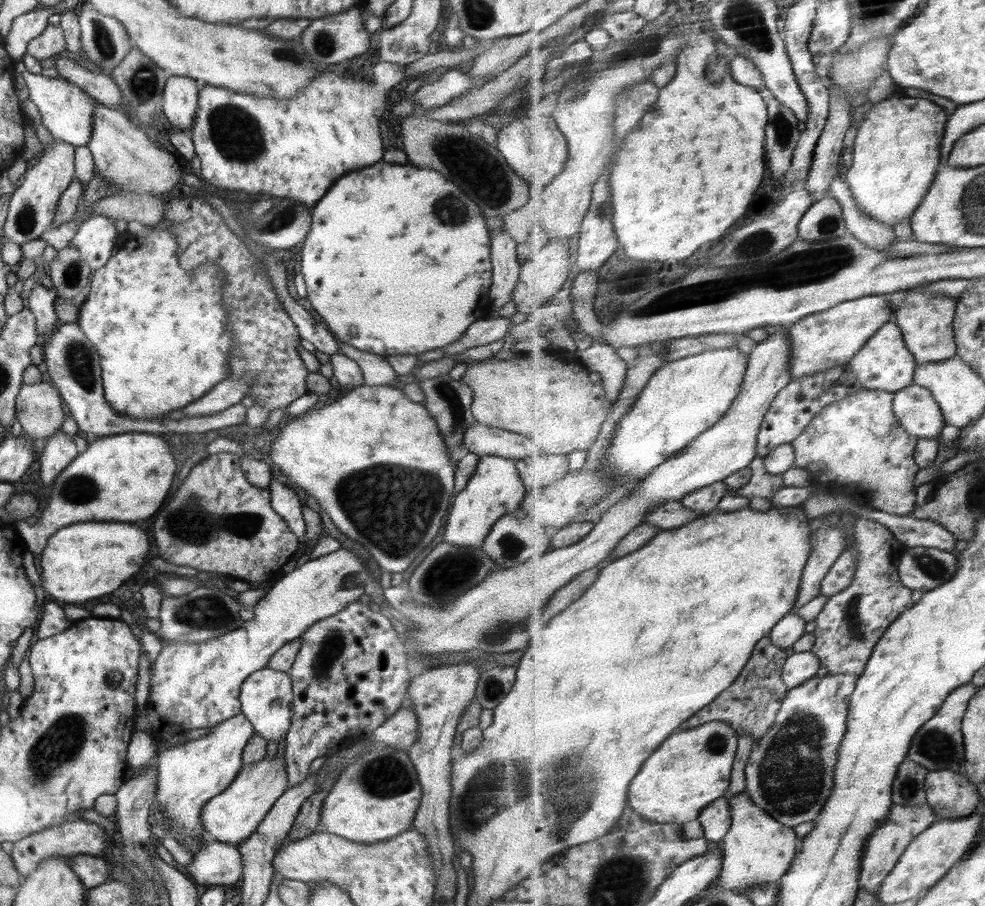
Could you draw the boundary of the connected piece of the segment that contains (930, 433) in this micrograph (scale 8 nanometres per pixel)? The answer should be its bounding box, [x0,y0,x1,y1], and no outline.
[895,383,948,439]

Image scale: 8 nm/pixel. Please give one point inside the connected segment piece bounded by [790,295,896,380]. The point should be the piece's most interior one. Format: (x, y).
(822, 341)

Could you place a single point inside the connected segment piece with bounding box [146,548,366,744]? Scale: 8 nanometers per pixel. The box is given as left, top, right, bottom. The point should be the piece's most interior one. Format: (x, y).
(194, 684)

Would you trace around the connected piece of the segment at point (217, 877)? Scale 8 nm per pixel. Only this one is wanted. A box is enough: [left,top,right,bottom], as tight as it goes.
[187,840,242,886]

